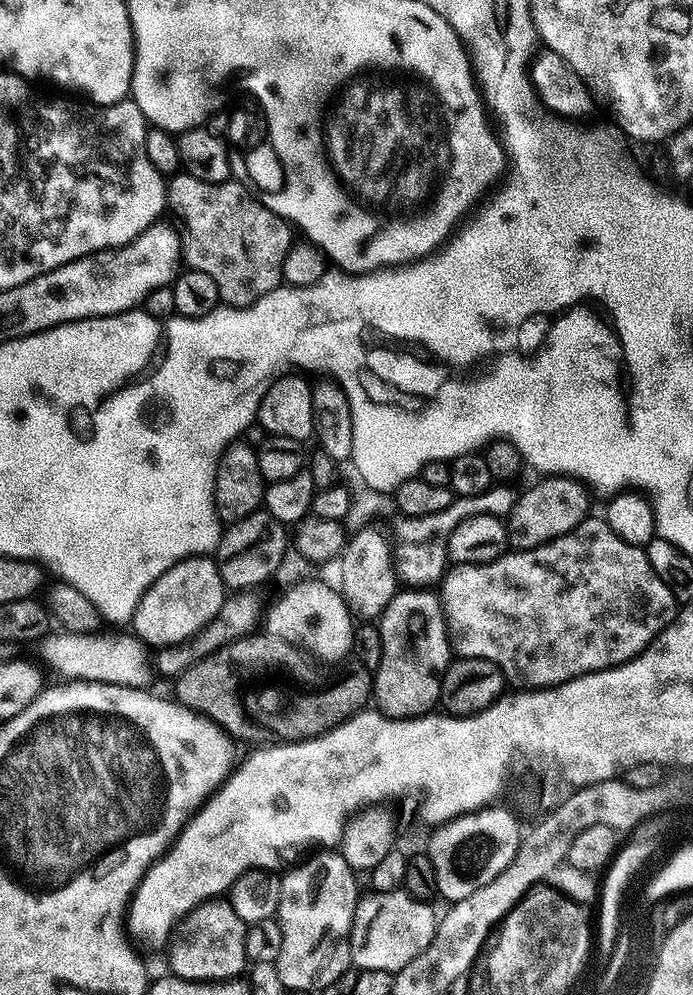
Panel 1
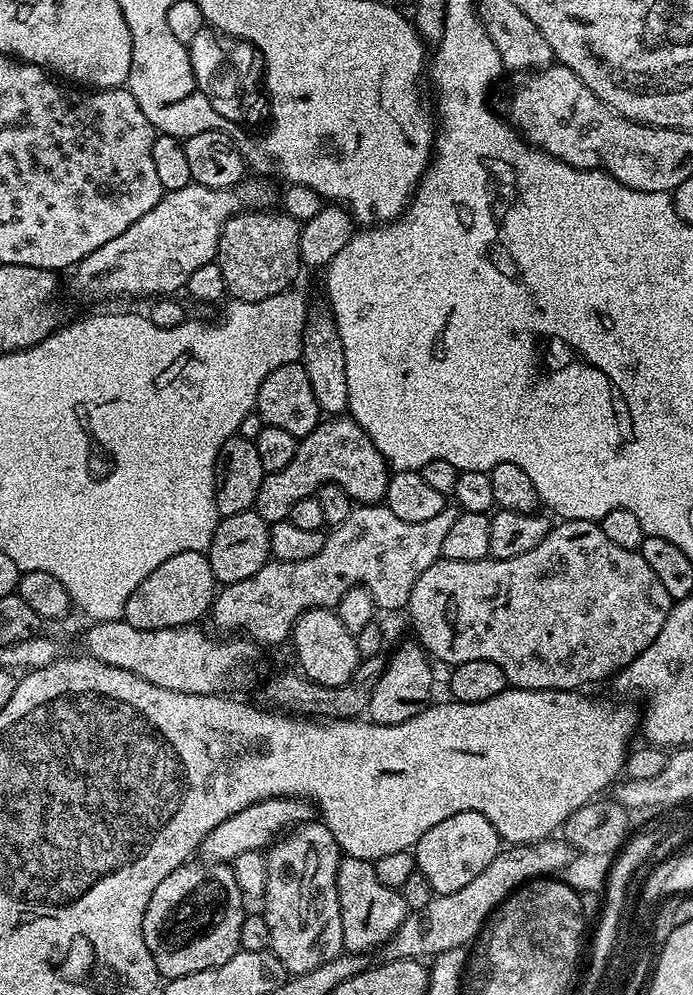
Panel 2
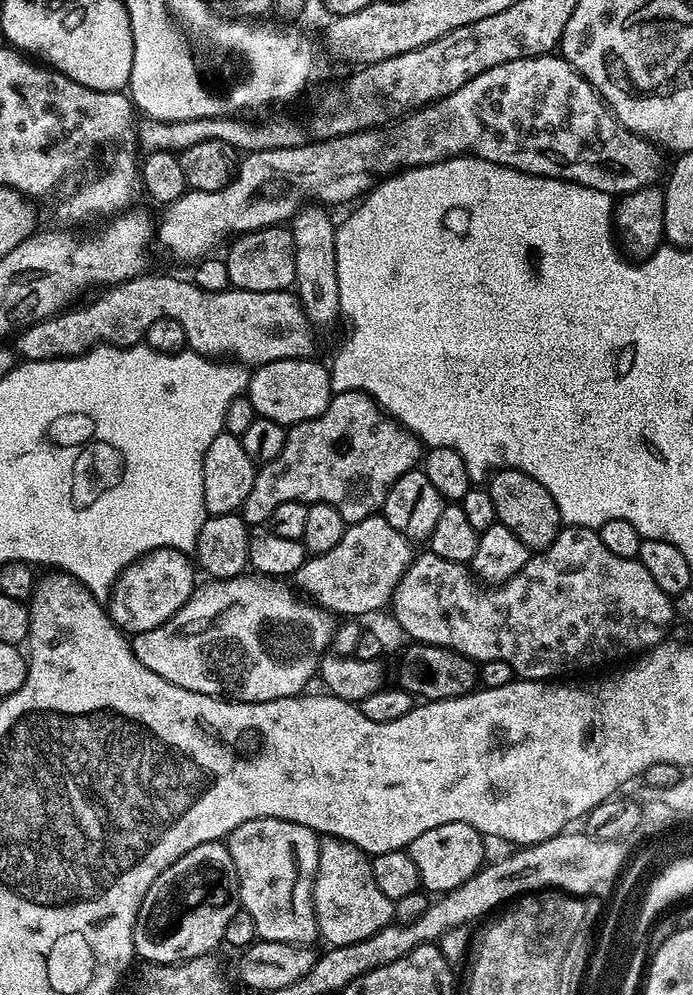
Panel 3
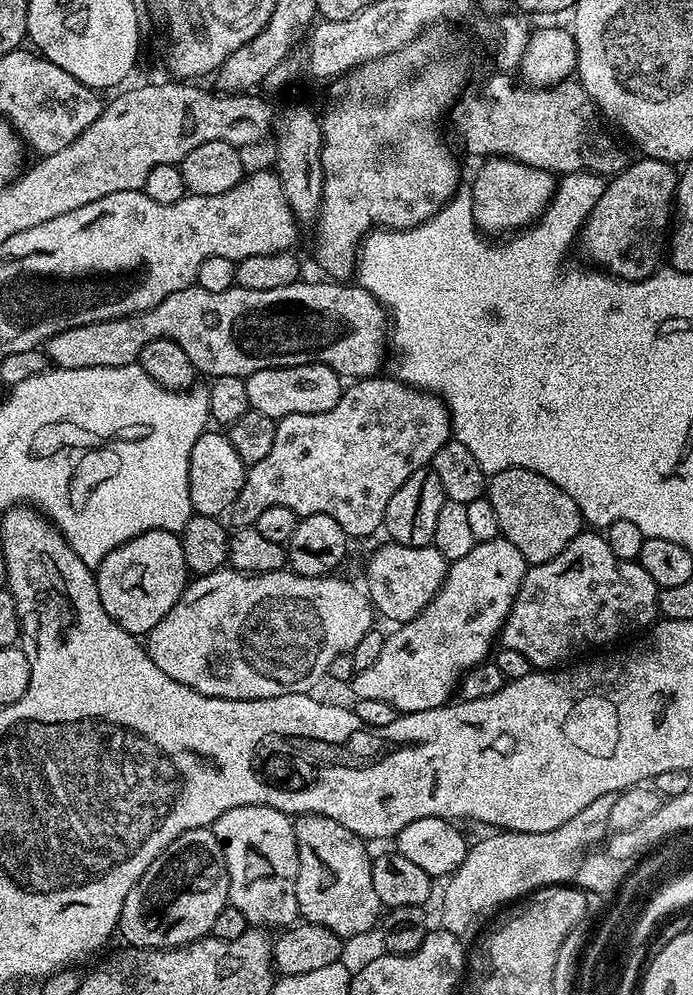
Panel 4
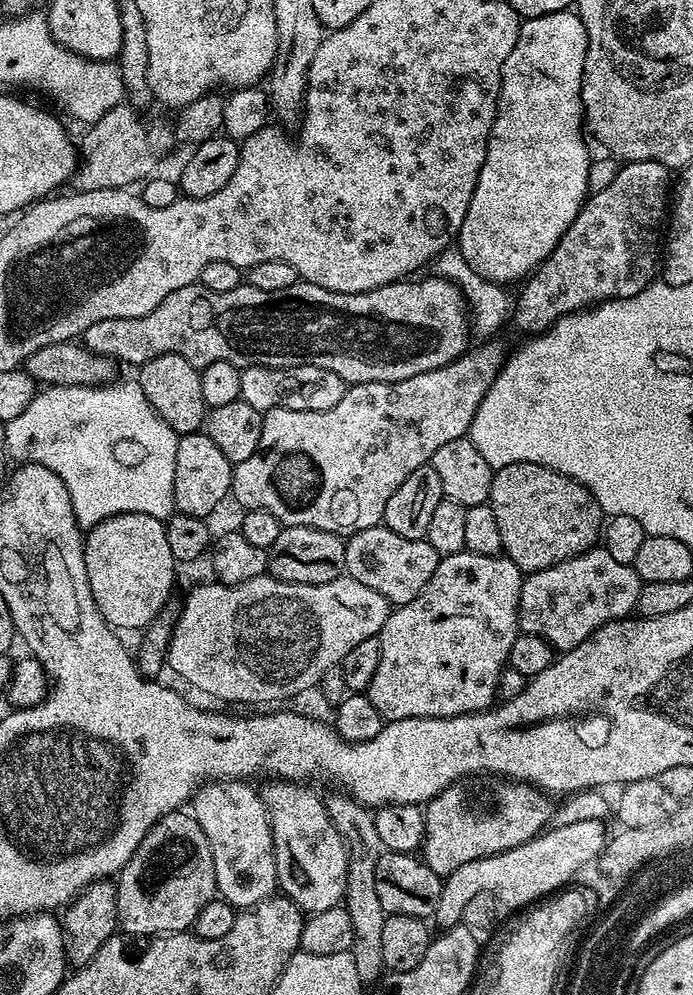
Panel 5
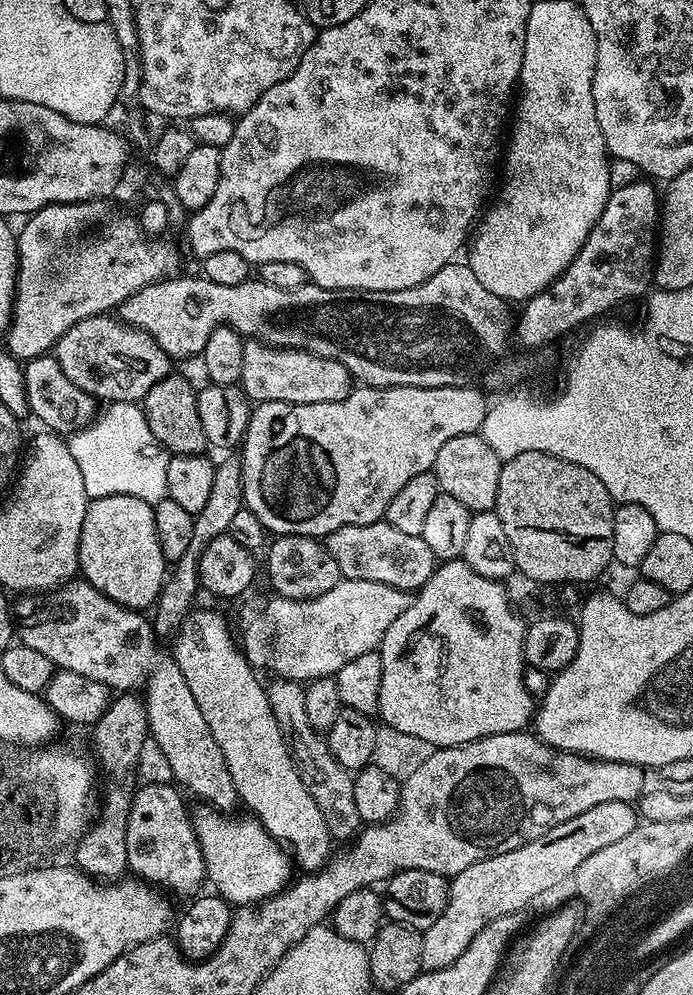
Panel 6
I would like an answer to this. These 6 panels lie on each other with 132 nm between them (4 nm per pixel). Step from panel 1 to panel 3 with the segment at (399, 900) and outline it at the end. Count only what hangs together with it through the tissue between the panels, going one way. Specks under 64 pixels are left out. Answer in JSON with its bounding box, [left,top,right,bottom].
[312,836,394,948]

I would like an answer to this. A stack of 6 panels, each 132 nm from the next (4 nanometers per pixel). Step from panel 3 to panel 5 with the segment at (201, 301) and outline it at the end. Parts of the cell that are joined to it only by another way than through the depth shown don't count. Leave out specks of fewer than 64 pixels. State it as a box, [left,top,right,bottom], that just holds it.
[82,274,470,386]

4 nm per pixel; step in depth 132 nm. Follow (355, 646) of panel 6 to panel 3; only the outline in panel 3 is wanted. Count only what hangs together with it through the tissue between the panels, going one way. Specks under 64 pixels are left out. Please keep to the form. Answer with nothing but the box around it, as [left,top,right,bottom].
[131,574,334,700]

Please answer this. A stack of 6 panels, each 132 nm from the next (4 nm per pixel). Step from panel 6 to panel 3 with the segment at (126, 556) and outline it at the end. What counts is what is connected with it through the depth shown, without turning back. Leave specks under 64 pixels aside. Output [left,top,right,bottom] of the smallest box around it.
[106,548,198,634]

